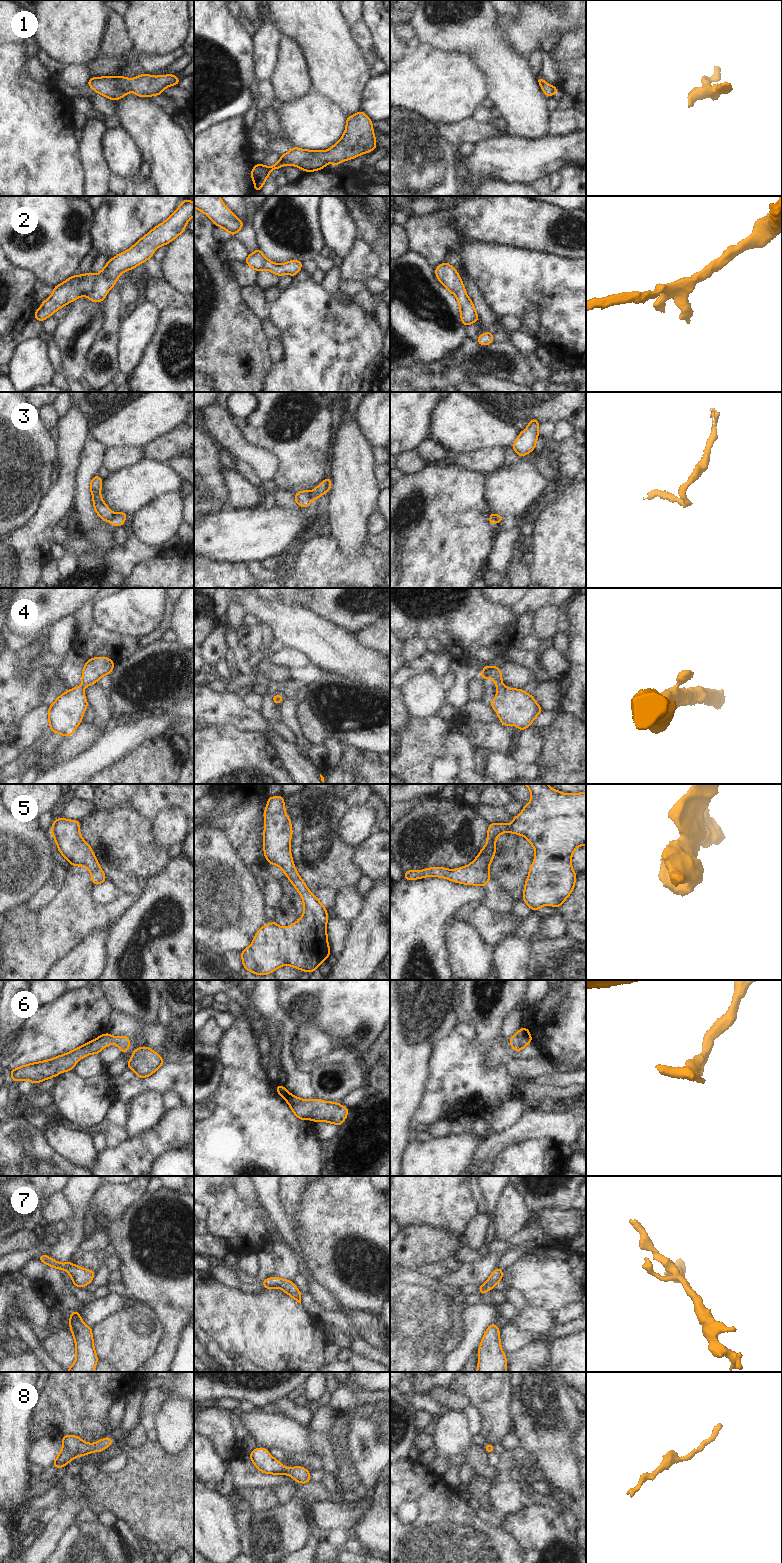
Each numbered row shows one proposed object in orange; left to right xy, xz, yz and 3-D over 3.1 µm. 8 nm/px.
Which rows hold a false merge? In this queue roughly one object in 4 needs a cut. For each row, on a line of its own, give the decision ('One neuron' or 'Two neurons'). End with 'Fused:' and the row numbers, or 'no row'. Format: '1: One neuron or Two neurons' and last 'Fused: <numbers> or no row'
1: One neuron
2: One neuron
3: Two neurons
4: One neuron
5: One neuron
6: One neuron
7: One neuron
8: One neuron
Fused: 3.

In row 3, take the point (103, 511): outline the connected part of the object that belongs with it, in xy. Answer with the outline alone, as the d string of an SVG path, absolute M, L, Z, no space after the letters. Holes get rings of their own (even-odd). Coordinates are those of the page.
M95 475L91 480L89 488L91 490L91 494L93 496L93 506L97 515L103 521L112 521L114 517L114 513L109 509L109 507L102 500L102 496L100 494L100 490L102 488L103 479L101 479L98 475Z

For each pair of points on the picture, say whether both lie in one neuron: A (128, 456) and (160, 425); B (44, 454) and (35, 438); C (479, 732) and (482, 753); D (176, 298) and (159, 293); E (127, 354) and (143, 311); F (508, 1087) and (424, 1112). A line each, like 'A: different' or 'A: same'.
A: different
B: same
C: different
D: same
E: same
F: same

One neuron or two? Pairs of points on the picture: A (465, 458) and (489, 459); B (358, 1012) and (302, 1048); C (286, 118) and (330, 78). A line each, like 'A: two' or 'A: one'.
A: one
B: two
C: two

